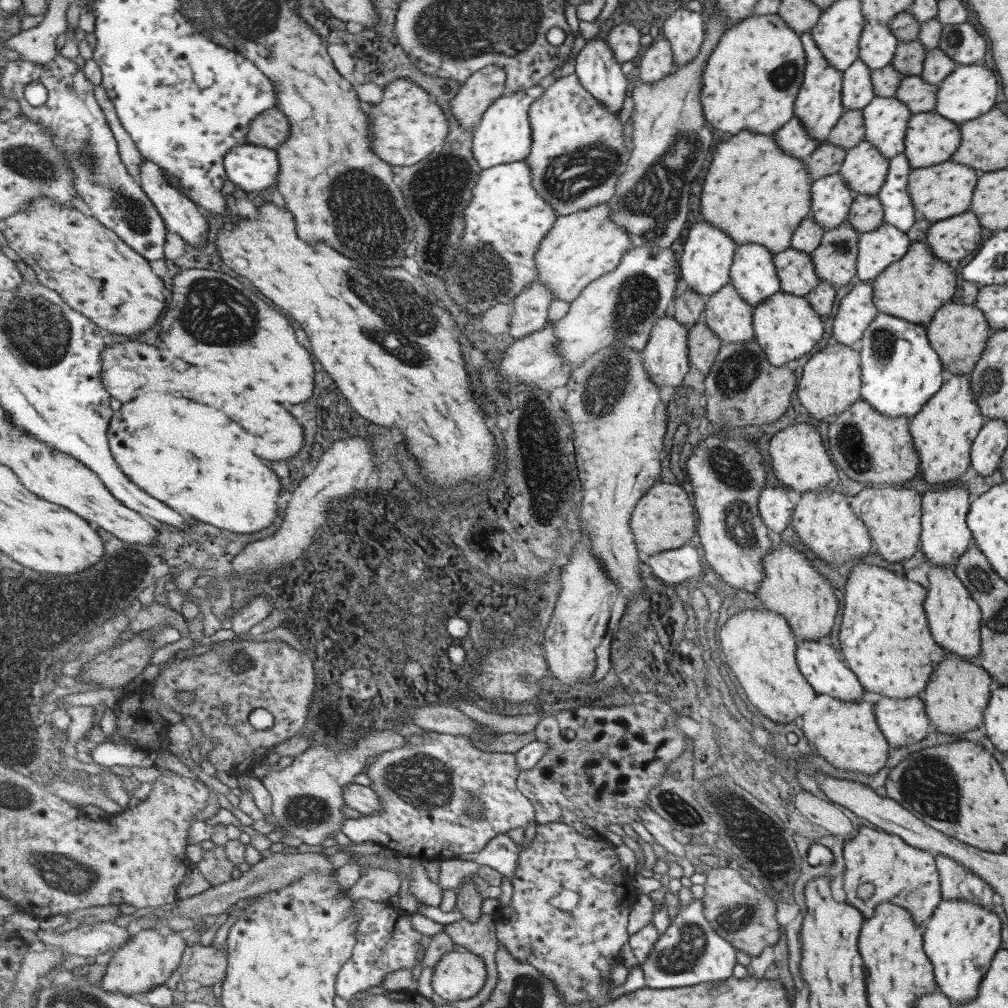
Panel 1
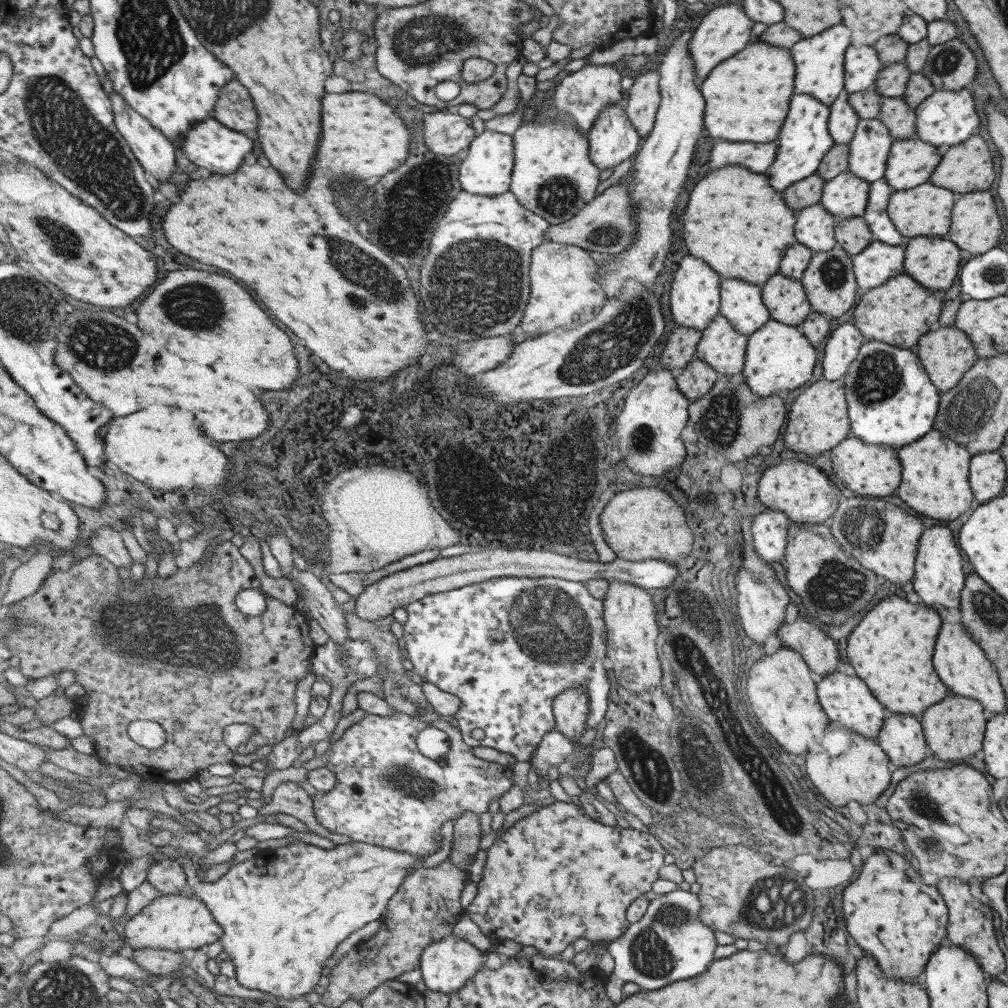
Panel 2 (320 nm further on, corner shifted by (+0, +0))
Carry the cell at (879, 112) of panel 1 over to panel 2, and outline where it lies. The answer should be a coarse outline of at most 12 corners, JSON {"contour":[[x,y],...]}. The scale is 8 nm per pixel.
{"contour":[[876,117],[859,119],[846,170],[865,182],[884,176],[892,136]]}

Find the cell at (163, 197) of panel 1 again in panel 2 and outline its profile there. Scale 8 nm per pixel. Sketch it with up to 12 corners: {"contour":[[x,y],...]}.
{"contour":[[115,91],[118,129],[139,162],[167,182],[177,148]]}

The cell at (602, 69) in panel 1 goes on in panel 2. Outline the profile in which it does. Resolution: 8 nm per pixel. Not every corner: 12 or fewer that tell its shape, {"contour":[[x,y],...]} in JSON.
{"contour":[[624,103],[608,106],[588,134],[601,170],[633,159],[644,142]]}

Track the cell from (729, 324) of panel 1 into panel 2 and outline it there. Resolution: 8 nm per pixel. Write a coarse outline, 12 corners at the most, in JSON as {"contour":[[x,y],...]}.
{"contour":[[717,314],[696,356],[719,375],[738,375],[748,337]]}

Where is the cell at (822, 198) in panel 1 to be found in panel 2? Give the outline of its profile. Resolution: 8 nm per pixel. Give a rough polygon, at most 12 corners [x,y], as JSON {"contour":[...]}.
{"contour":[[820,202],[795,212],[795,240],[813,253],[837,246]]}

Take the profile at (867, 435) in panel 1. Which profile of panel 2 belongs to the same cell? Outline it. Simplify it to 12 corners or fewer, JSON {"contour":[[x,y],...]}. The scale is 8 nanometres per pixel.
{"contour":[[851,434],[829,450],[831,472],[855,495],[891,495],[896,449]]}

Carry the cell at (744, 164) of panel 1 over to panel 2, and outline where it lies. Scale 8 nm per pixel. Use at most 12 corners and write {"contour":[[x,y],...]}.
{"contour":[[727,165],[695,186],[686,253],[761,287],[796,243],[765,174]]}

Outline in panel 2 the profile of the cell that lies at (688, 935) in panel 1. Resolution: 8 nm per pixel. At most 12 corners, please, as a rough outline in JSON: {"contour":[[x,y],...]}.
{"contour":[[698,893],[658,895],[608,951],[608,996],[659,990],[709,968]]}

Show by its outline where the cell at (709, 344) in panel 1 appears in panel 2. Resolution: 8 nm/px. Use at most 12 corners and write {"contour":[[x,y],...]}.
{"contour":[[696,357],[678,371],[678,387],[689,400],[710,391],[718,373]]}

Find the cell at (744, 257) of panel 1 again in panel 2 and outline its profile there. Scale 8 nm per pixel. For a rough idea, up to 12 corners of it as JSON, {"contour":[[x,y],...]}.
{"contour":[[721,280],[721,307],[743,336],[770,319],[761,287]]}

